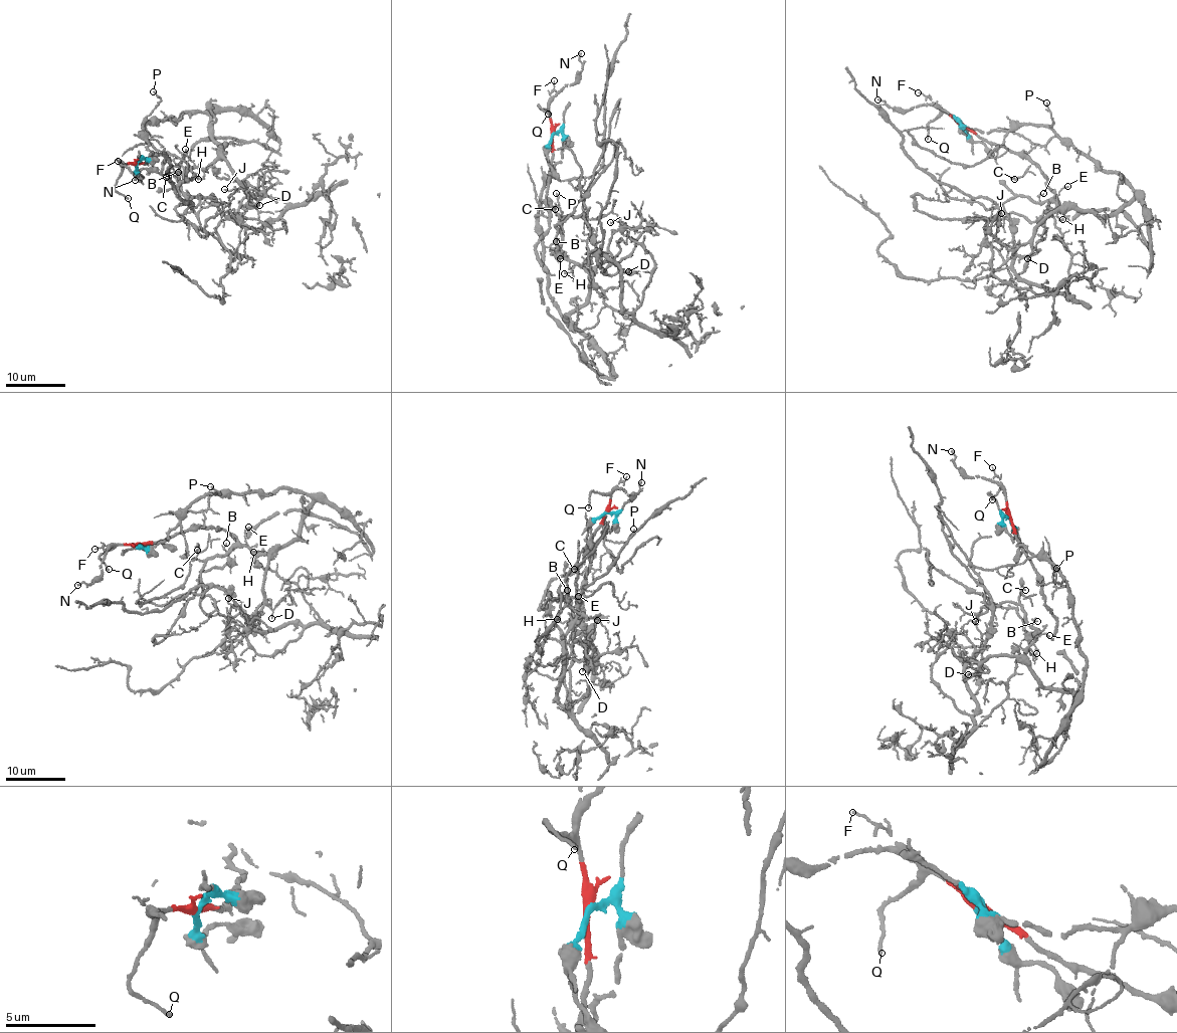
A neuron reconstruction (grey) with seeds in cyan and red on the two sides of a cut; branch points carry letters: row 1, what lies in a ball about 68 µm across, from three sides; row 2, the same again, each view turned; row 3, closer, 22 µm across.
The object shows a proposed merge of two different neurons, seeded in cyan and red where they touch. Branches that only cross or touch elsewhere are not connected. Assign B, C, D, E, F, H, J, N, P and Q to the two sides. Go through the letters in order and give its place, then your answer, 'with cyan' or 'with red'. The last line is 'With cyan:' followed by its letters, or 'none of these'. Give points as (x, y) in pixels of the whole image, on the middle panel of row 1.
B: place (556, 241); with cyan
C: place (555, 209); with red
D: place (628, 271); with cyan
E: place (560, 258); with cyan
F: place (554, 80); with red
H: place (564, 273); with cyan
J: place (610, 222); with cyan
N: place (581, 53); with red
P: place (556, 193); with cyan
Q: place (548, 114); with red
With cyan: B, D, E, H, J, P

